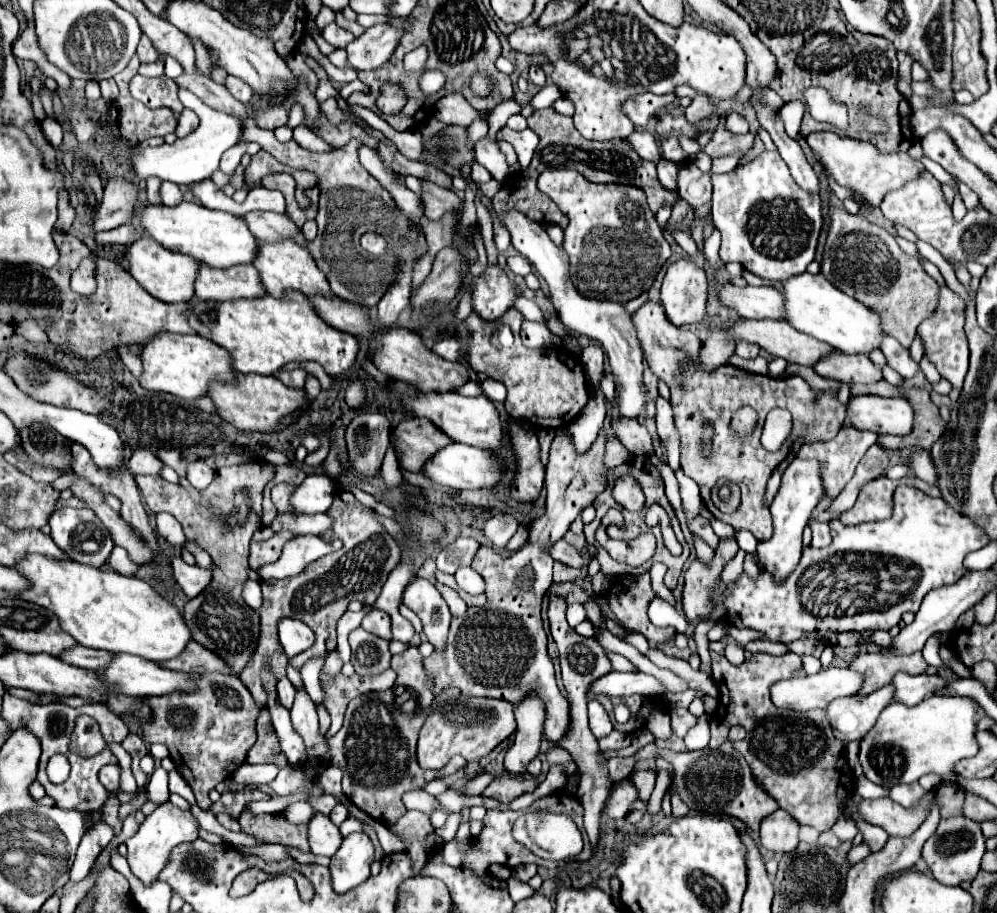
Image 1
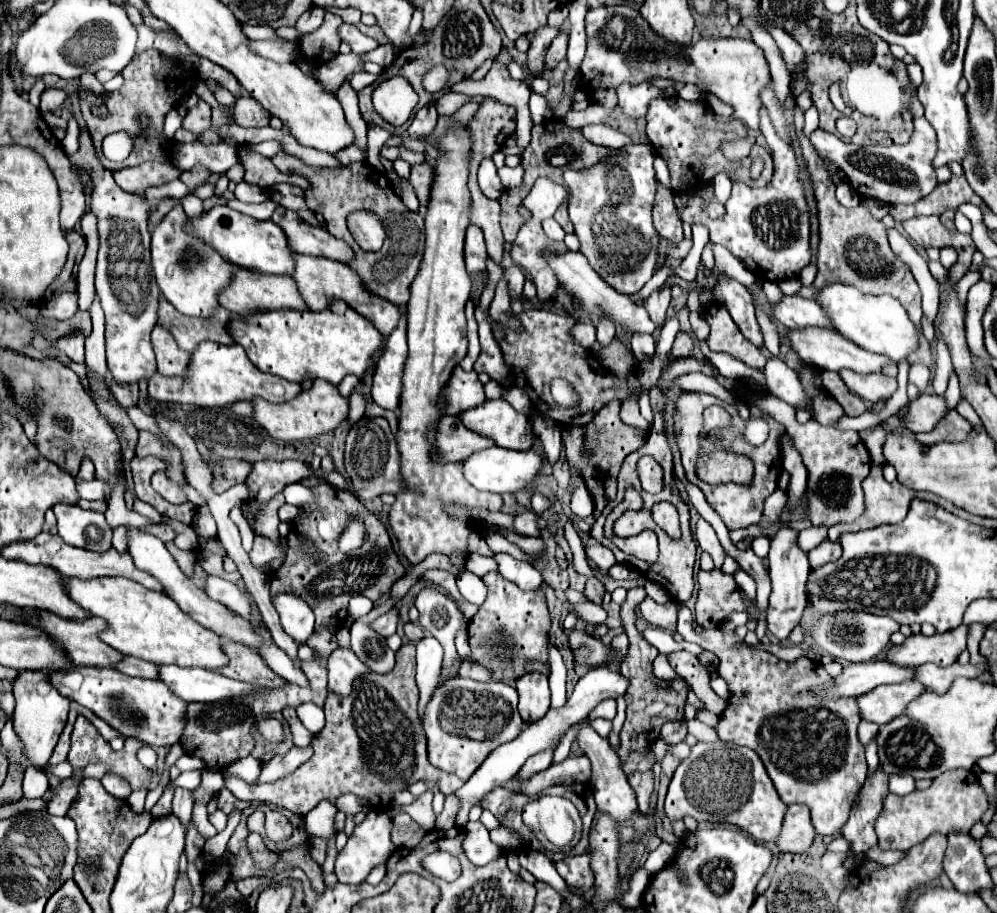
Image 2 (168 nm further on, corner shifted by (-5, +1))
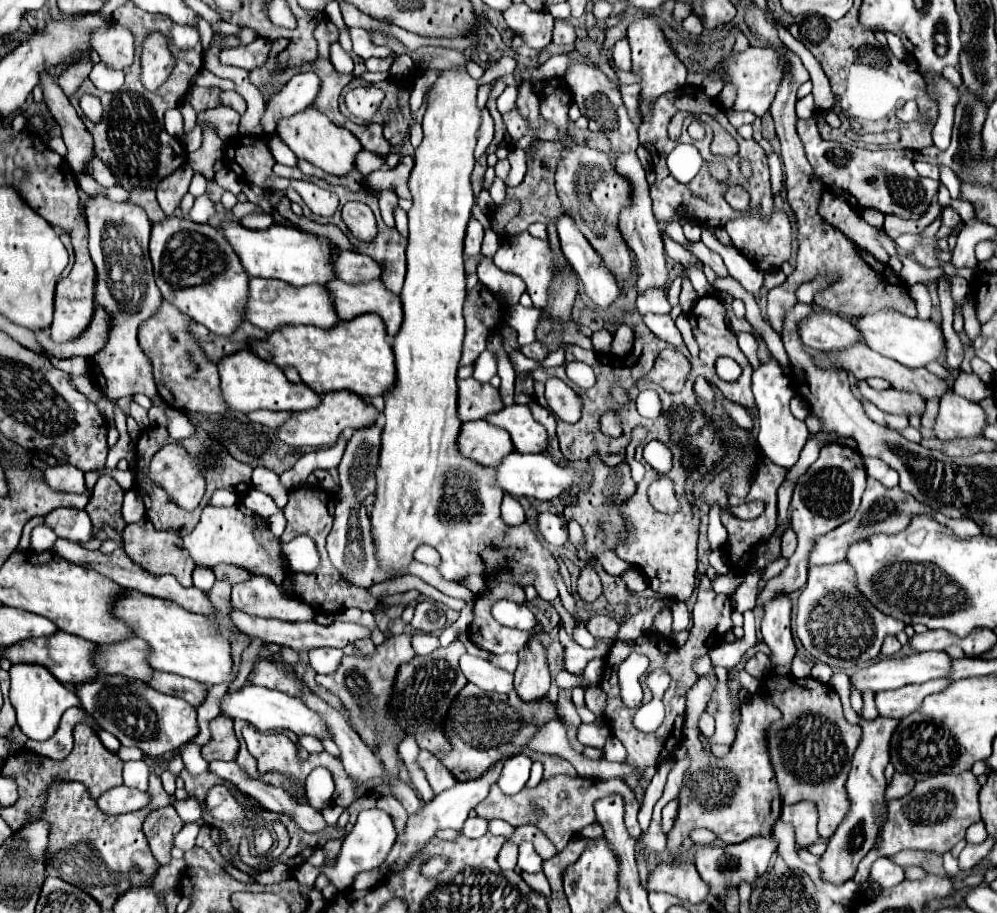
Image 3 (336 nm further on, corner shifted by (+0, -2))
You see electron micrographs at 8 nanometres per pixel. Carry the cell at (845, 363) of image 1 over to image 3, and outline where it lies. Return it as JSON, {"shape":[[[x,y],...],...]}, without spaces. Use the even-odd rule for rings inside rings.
{"shape":[[[857,382],[857,392],[861,398],[873,402],[877,408],[881,408],[887,414],[903,414],[903,416],[923,416],[925,414],[925,402],[919,394],[899,392],[895,388],[887,390],[873,390],[867,382]]]}

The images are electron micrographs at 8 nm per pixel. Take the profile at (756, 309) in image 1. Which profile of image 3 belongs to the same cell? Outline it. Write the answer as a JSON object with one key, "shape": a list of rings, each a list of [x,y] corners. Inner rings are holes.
{"shape":[[[813,312],[799,322],[799,332],[803,344],[815,352],[845,350],[847,346],[863,342],[863,336],[847,318],[827,312]]]}

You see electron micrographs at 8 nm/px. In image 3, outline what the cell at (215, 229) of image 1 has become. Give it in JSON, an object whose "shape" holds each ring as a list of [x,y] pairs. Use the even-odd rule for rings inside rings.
{"shape":[[[227,222],[223,226],[223,234],[241,258],[249,276],[277,278],[293,286],[327,284],[337,278],[333,268],[333,254],[337,246],[329,238],[303,232],[289,224],[273,224],[269,230],[257,232],[235,222]]]}

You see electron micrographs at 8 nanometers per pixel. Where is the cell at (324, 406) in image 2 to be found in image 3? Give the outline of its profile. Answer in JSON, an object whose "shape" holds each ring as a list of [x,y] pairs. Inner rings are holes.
{"shape":[[[349,390],[341,392],[327,392],[321,394],[321,406],[307,410],[307,412],[293,412],[293,416],[277,430],[279,438],[287,442],[289,446],[335,446],[337,438],[345,428],[359,430],[363,426],[373,426],[379,418],[379,410],[371,404],[369,398],[363,398],[359,394],[351,394]]]}

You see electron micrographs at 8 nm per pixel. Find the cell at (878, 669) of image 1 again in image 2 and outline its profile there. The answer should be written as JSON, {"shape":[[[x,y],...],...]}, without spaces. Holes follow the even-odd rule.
{"shape":[[[956,627],[942,635],[910,635],[902,645],[892,645],[886,651],[886,661],[900,667],[920,667],[924,663],[936,663],[940,667],[952,665],[966,649],[968,627]]]}

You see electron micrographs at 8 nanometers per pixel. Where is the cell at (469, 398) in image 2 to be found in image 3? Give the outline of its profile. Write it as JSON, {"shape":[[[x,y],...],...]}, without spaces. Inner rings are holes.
{"shape":[[[475,378],[459,380],[459,418],[463,422],[483,420],[487,414],[495,414],[503,410],[505,404],[501,400],[499,388],[477,382]]]}

